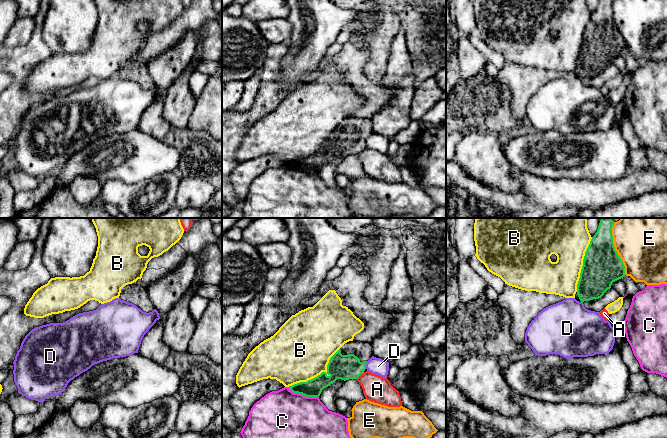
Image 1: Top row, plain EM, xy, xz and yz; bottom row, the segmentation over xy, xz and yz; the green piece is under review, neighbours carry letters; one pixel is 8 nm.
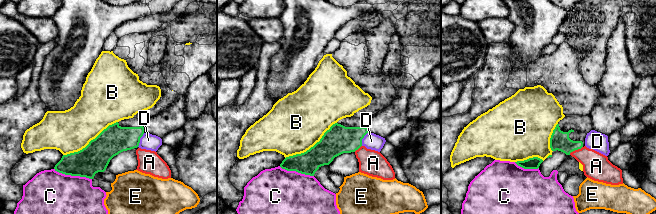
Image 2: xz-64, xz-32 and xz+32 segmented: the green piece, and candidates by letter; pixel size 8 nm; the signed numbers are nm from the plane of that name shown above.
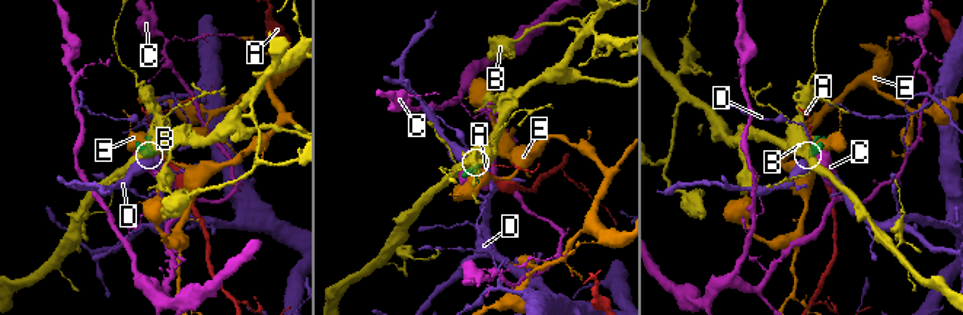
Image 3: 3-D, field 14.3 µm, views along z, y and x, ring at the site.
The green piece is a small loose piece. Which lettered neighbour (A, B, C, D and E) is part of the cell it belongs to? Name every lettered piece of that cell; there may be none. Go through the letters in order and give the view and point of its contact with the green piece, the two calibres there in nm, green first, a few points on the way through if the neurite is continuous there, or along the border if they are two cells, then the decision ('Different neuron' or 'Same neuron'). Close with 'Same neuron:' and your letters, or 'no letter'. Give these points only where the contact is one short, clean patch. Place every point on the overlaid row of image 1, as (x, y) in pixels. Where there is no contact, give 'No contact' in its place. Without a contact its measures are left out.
A: Touches green at xz (360, 374). Thickness 200 nm (green) against 220 nm. Boundary: xz (364, 372), (356, 378). Different neuron
B: Touches green at xz (318, 375). Thickness 200 nm (green) against 480 nm. Different neuron
C: Touches green at xz (303, 394). Thickness 140 nm (green) against 380 nm. Different neuron
D: Touches green at xz (365, 365). Thickness 200 nm (green) against 140 nm. Different neuron
E: Touches green at yz (614, 248). Thickness 320 nm (green) against 440 nm. Different neuron
Same neuron: no letter

